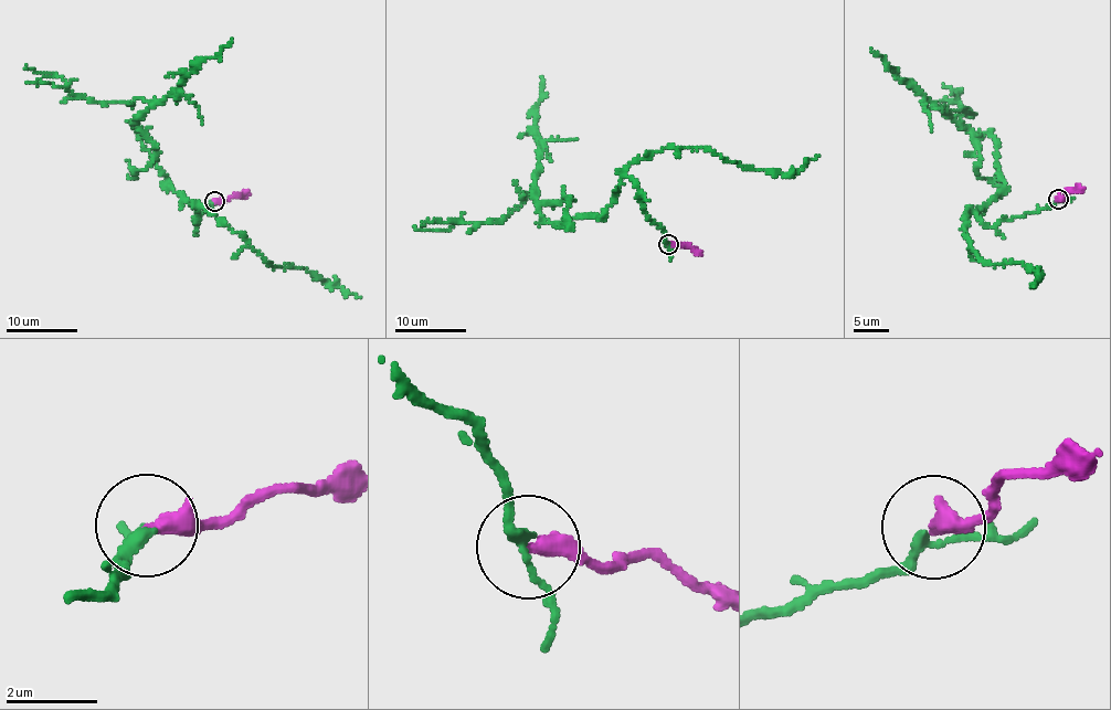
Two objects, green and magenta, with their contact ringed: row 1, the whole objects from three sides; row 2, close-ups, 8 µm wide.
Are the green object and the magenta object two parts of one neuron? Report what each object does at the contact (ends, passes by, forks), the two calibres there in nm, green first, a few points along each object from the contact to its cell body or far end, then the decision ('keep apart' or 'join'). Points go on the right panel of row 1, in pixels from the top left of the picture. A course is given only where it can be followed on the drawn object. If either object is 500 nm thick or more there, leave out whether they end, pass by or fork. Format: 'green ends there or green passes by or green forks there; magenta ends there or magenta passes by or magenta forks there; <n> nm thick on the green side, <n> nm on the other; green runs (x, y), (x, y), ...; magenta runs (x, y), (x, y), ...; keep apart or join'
green passes by; magenta ends there; 200 nm thick on the green side, 400 nm on the other; green runs (1057, 200), (993, 226), (976, 215), (1004, 186), (994, 138), (960, 127), (947, 110), (972, 115), (943, 84); magenta runs (1057, 199), (1085, 187); join

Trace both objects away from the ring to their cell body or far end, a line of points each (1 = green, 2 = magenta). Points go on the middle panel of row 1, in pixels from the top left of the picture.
1: (667, 243), (627, 177), (602, 215), (550, 223), (537, 208), (535, 173), (532, 190), (500, 220), (413, 226)
2: (668, 243), (691, 246), (702, 254)

